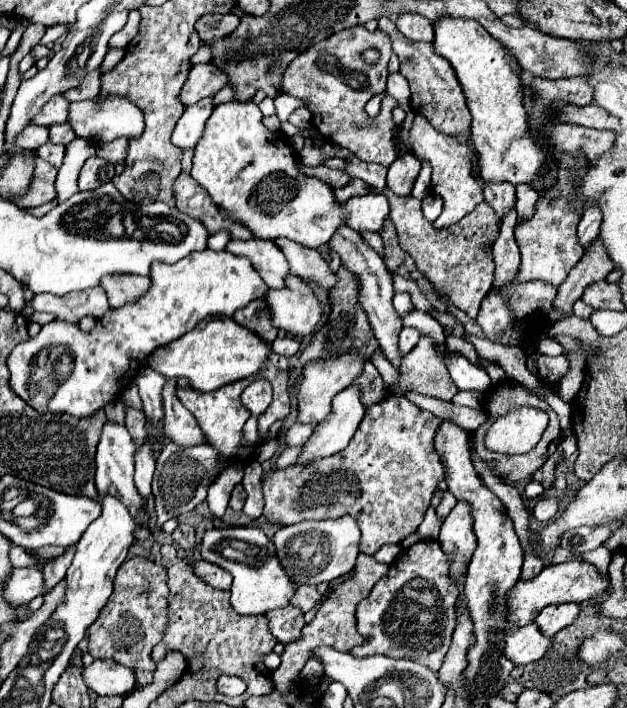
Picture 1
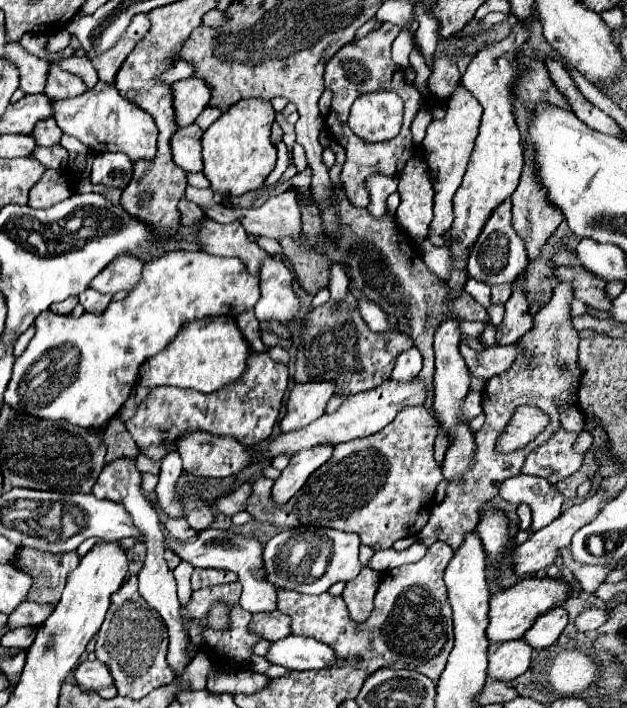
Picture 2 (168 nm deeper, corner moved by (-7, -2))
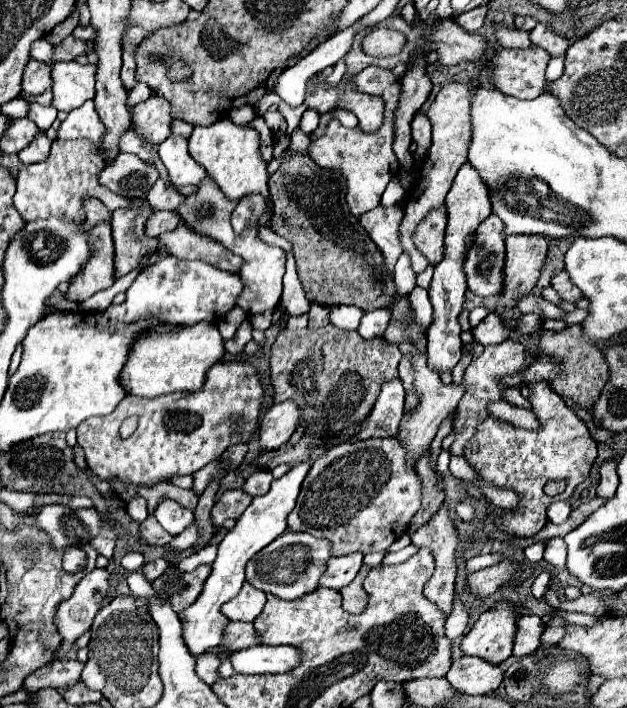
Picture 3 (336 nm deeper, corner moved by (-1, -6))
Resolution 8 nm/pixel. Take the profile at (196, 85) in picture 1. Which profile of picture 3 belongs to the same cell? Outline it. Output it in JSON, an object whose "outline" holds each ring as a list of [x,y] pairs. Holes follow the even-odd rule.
{"outline":[[[149,97],[131,109],[133,129],[147,137],[145,141],[153,141],[153,145],[159,145],[171,135],[171,121],[173,117],[169,113],[169,103],[161,97]]]}

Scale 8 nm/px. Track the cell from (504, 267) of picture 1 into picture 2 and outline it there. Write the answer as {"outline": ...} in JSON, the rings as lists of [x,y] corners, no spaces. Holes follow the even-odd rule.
{"outline":[[[503,283],[503,285],[493,285],[491,287],[491,297],[497,303],[505,303],[513,291],[513,283]]]}

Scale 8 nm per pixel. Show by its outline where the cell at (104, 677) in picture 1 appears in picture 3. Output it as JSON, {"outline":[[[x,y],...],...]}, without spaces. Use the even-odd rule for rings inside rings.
{"outline":[[[55,659],[47,665],[43,665],[41,669],[37,669],[35,673],[27,675],[23,681],[23,689],[45,689],[45,687],[53,687],[53,689],[63,689],[69,687],[73,683],[79,681],[83,671],[83,663],[81,661],[67,661],[67,659]]]}

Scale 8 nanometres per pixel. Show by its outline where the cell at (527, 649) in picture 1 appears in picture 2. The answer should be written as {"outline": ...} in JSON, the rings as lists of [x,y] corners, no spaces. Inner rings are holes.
{"outline":[[[525,639],[491,643],[489,645],[489,669],[487,675],[499,681],[513,681],[523,675],[531,663],[531,645]]]}

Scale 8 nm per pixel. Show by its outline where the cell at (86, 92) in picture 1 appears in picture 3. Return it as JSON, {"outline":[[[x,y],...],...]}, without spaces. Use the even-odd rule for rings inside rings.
{"outline":[[[29,59],[25,65],[25,73],[23,73],[23,91],[27,91],[29,95],[41,95],[43,91],[51,89],[51,69],[47,63],[43,61],[35,61]]]}

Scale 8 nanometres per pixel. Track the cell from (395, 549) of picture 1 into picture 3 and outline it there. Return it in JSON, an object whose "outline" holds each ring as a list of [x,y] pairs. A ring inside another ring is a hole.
{"outline":[[[353,553],[353,555],[345,555],[345,557],[331,557],[327,561],[327,569],[319,579],[321,587],[331,587],[331,589],[341,589],[345,585],[349,585],[355,575],[359,573],[359,567],[363,563],[363,555]]]}

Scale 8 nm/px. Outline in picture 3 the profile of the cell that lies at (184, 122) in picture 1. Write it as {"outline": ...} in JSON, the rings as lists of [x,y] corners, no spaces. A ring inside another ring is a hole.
{"outline":[[[167,137],[157,147],[157,153],[167,167],[173,185],[197,185],[207,177],[205,169],[197,165],[189,155],[185,137]]]}

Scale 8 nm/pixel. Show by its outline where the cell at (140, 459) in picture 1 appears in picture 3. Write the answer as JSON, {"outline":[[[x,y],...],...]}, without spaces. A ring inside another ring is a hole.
{"outline":[[[133,497],[129,503],[127,503],[127,513],[131,515],[133,521],[137,523],[143,523],[147,519],[147,503],[143,497]]]}

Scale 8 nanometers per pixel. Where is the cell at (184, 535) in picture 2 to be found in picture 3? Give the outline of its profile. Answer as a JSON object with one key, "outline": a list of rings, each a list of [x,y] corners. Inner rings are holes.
{"outline":[[[149,515],[139,529],[139,543],[143,545],[157,545],[163,547],[165,543],[169,543],[173,537],[169,537],[169,533],[165,533],[165,529],[161,529],[161,525],[157,525],[157,519],[153,515]]]}

